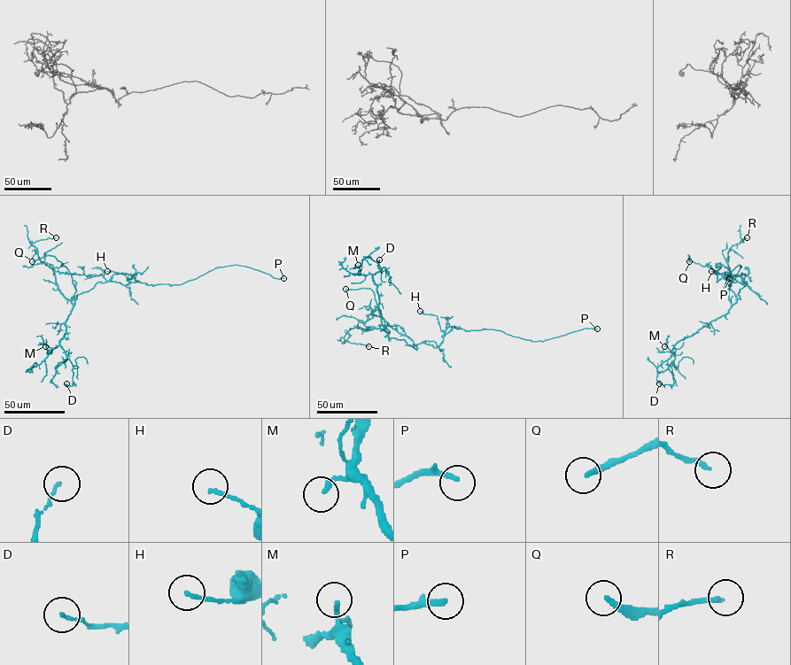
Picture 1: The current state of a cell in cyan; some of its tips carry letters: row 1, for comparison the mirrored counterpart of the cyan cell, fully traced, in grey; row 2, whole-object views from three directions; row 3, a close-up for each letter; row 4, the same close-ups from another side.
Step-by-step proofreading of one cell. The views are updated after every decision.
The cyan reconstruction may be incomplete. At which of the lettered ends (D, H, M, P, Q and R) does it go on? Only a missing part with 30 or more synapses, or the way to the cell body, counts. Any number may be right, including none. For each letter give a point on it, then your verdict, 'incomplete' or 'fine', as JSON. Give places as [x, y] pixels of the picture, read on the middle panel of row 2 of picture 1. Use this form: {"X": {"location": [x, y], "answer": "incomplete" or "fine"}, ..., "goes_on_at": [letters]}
{"D": {"location": [379, 259], "answer": "fine"}, "H": {"location": [420, 311], "answer": "fine"}, "M": {"location": [358, 265], "answer": "incomplete"}, "P": {"location": [597, 328], "answer": "incomplete"}, "Q": {"location": [345, 289], "answer": "incomplete"}, "R": {"location": [368, 346], "answer": "fine"}, "goes_on_at": ["M", "P", "Q"]}

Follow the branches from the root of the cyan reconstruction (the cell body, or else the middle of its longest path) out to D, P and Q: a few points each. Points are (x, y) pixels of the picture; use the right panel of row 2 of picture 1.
D: (743, 282), (745, 285), (738, 293), (740, 298), (727, 313), (674, 345), (667, 359), (673, 383), (659, 383)
P: (743, 282), (747, 285), (726, 282), (731, 285), (740, 265), (729, 278)
Q: (743, 282), (744, 274), (719, 274), (690, 261), (687, 255), (689, 261)

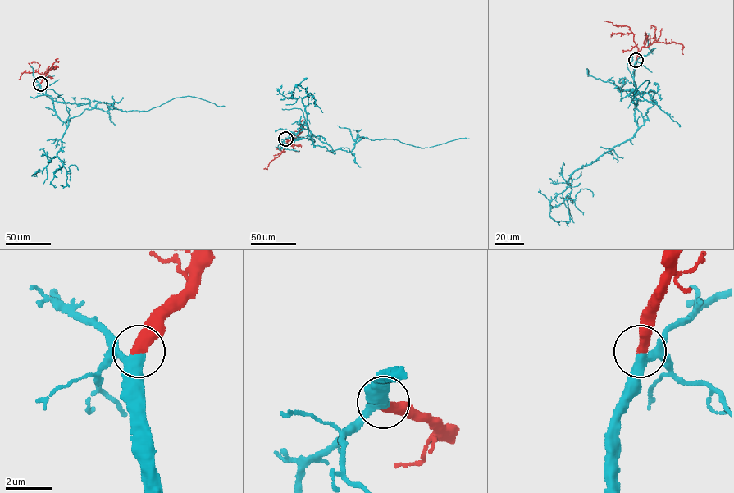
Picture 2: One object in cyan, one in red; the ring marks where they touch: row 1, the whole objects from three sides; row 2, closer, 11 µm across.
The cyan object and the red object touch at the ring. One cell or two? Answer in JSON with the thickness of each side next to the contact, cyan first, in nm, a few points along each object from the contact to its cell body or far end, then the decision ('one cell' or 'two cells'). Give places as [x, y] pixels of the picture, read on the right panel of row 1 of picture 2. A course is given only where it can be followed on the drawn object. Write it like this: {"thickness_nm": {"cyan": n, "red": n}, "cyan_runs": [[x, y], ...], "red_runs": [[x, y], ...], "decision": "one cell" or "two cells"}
{"thickness_nm": {"cyan": 400, "red": 480}, "cyan_runs": [[635, 61], [640, 127], [656, 102], [631, 101], [637, 104], [649, 81], [635, 96]], "red_runs": [[635, 61], [640, 48], [654, 41], [681, 43], [683, 54]], "decision": "one cell"}

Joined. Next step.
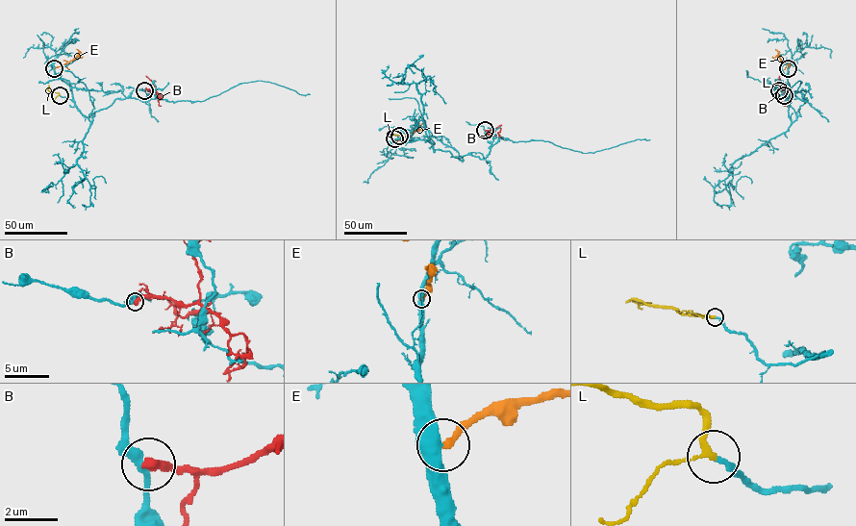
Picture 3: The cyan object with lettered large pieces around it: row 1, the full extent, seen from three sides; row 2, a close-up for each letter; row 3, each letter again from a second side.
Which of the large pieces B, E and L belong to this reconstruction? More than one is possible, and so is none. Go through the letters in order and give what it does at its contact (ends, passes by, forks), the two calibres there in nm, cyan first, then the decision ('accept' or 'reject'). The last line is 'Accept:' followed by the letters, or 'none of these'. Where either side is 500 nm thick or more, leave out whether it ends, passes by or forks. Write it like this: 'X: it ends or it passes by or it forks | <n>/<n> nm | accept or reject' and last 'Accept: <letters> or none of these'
B: it ends | 280/380 nm | reject
E: it ends | 480/240 nm | reject
L: it passes by | 200/190 nm | accept
Accept: L

